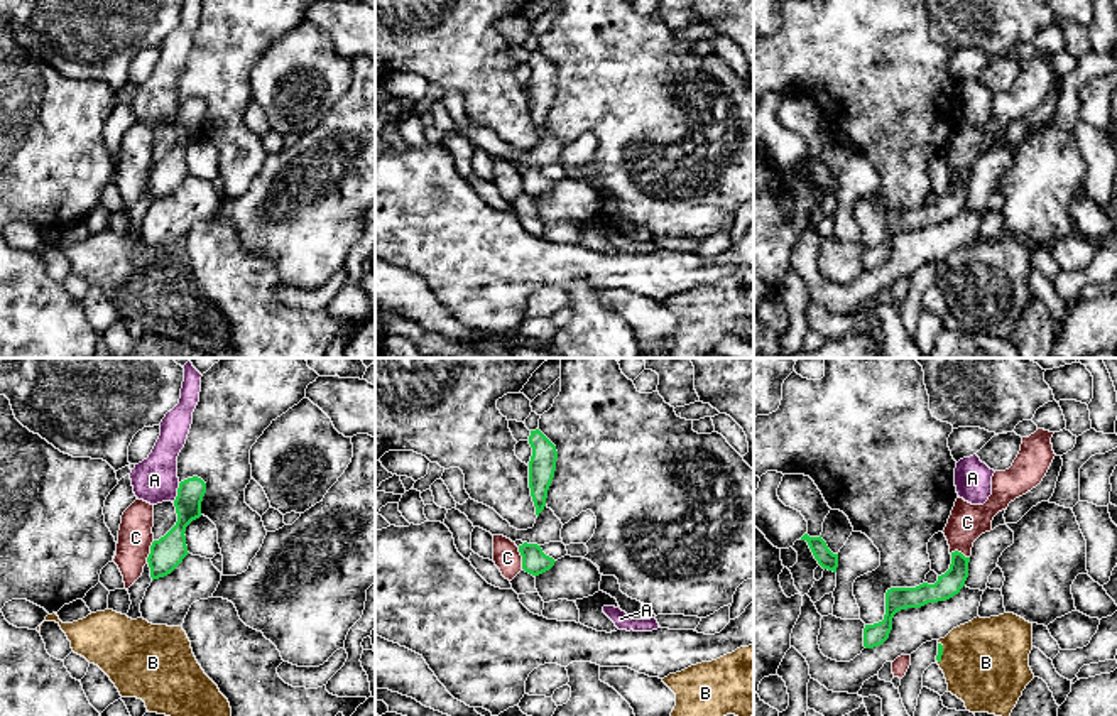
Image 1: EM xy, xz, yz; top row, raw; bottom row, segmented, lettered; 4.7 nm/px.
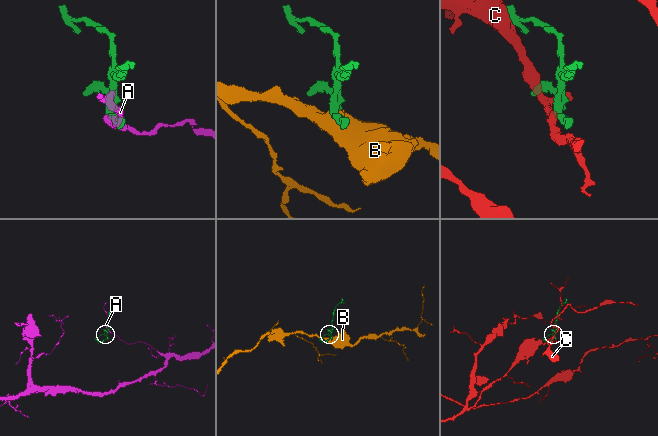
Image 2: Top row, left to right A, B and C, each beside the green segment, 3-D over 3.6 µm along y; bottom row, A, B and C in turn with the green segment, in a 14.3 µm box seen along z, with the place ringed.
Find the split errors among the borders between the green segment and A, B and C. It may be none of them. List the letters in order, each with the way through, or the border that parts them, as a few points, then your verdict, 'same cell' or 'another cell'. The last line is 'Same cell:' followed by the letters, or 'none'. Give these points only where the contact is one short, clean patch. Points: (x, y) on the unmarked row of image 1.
A: border xy (179, 105), (173, 124); another cell
B: way yz (940, 269), (942, 274), (958, 274), (986, 284); same cell
C: another cell
Same cell: B

